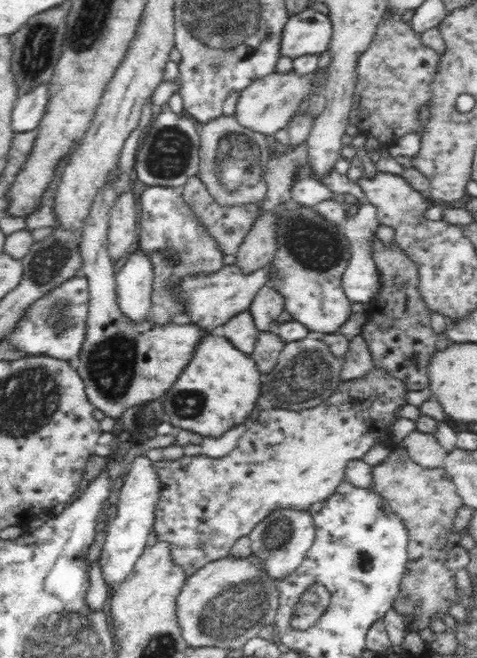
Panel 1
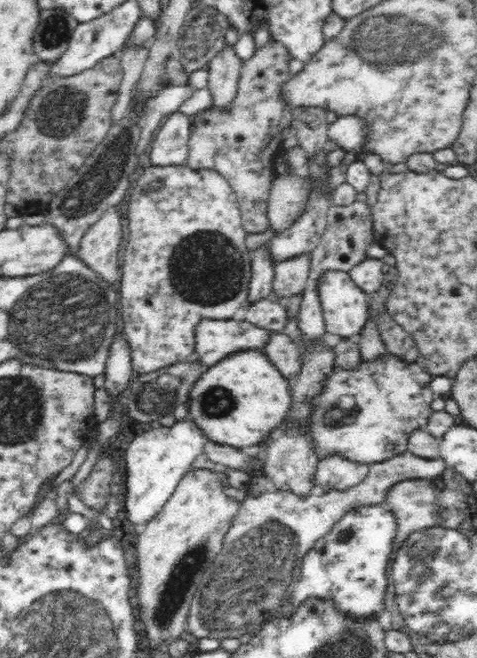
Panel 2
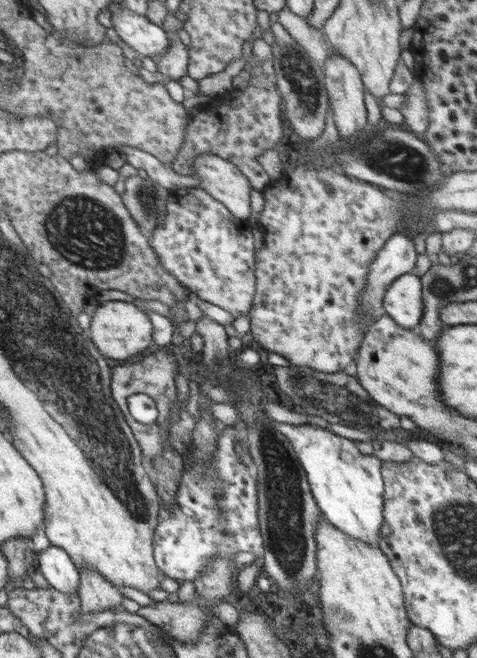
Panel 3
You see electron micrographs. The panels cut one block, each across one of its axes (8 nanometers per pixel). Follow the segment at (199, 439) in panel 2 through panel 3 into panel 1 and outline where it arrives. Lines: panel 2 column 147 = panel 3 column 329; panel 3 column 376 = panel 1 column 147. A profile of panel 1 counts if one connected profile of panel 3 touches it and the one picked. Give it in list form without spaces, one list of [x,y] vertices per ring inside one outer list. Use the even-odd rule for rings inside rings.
[[[144,455],[137,456],[132,462],[130,474],[126,476],[126,480],[121,486],[118,512],[108,527],[105,543],[97,559],[108,595],[111,595],[126,578],[126,575],[130,574],[136,561],[143,553],[144,546],[148,544],[156,517],[158,498],[161,498],[161,482],[157,476],[155,462]]]

